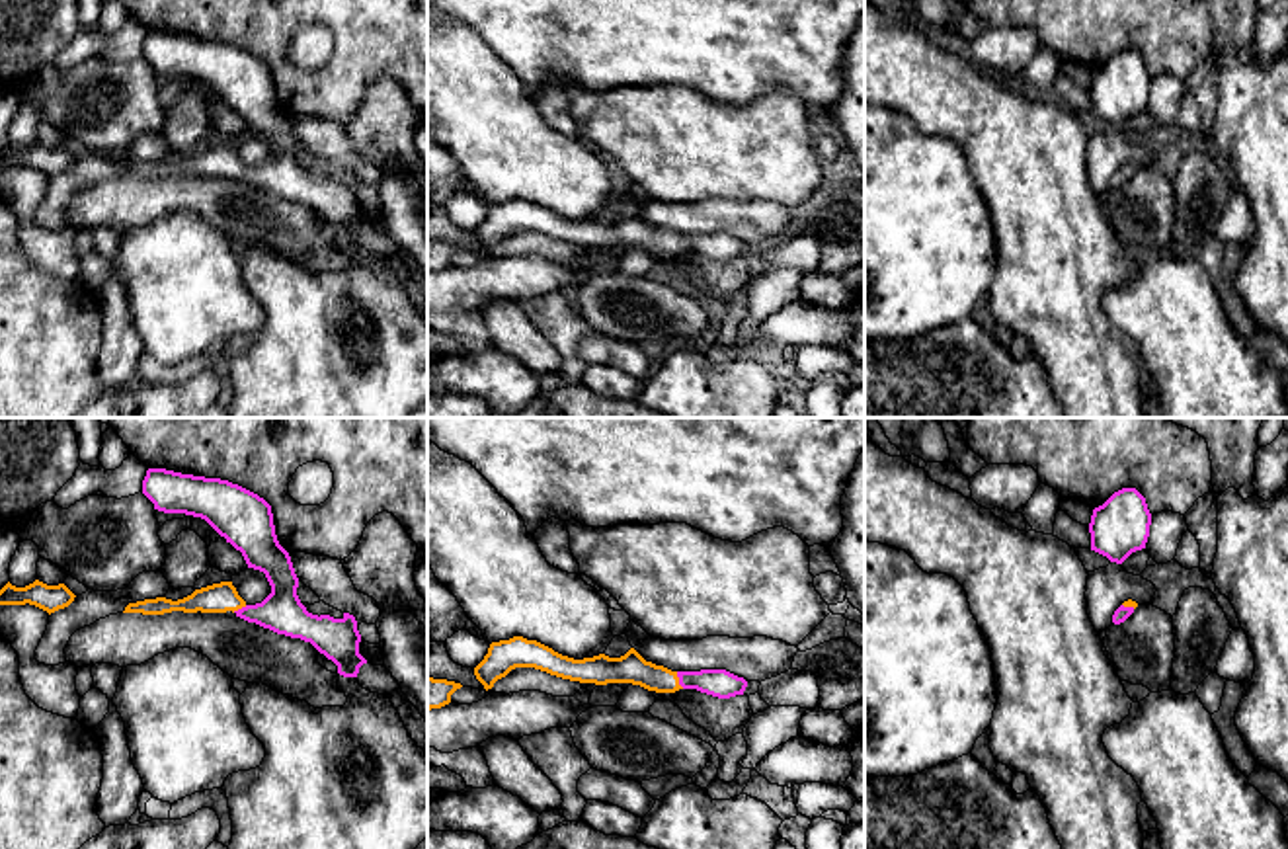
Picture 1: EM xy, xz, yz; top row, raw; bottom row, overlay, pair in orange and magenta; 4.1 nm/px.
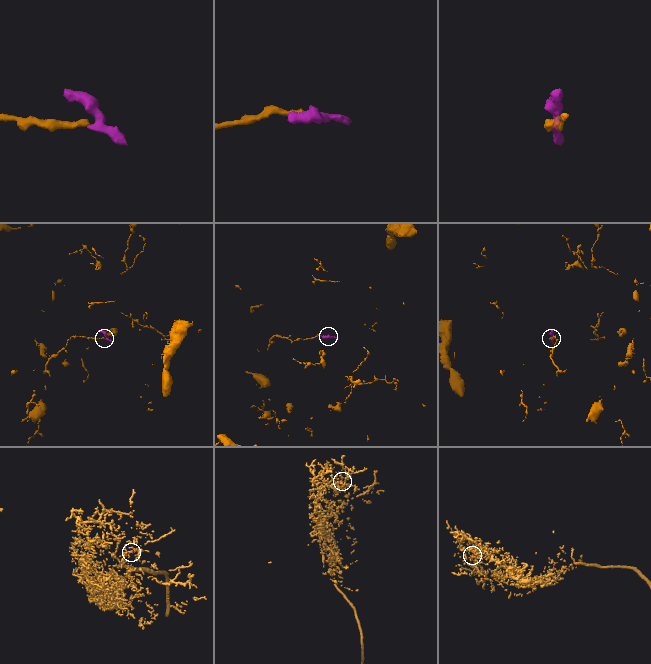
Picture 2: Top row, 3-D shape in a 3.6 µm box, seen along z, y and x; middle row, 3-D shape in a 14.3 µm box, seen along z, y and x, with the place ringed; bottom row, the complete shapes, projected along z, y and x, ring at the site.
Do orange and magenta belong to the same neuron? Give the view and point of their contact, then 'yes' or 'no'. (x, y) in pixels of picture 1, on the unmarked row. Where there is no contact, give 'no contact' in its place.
xz (678, 242) | yes

